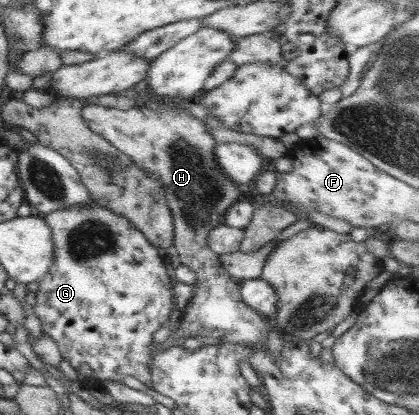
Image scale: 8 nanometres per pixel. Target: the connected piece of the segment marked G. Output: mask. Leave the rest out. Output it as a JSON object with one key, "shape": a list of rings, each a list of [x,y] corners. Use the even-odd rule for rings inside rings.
{"shape":[[[95,203],[88,207],[59,209],[45,215],[44,219],[53,230],[55,252],[54,263],[37,281],[39,290],[35,293],[33,306],[43,332],[55,340],[62,359],[69,361],[77,371],[77,377],[85,388],[105,388],[103,381],[123,381],[126,375],[132,375],[150,387],[151,351],[155,349],[153,335],[169,322],[176,307],[171,277],[157,247],[125,217]]]}

